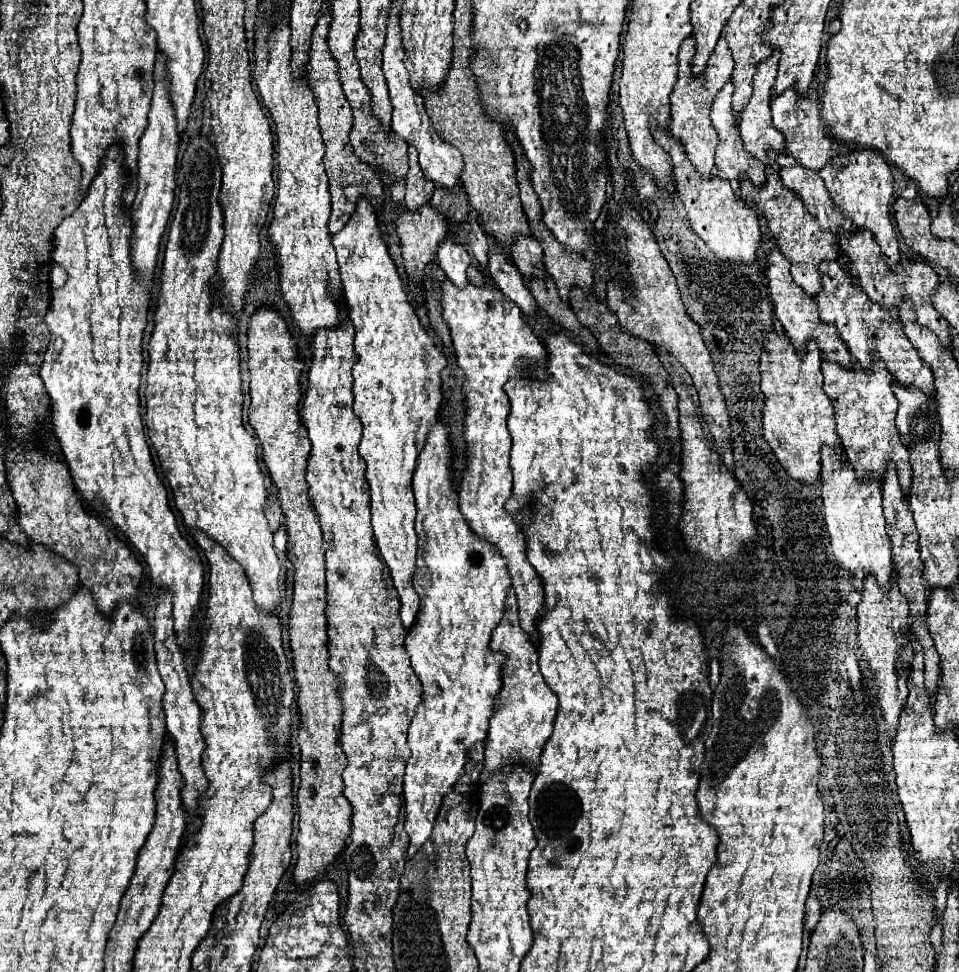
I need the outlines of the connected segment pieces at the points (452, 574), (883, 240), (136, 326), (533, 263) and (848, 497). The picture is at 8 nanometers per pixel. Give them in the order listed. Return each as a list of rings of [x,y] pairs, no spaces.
[[[441,408],[441,414],[435,422],[435,426],[429,430],[427,434],[427,440],[425,440],[425,448],[421,450],[421,454],[417,456],[417,466],[415,466],[415,472],[413,472],[413,494],[415,494],[415,502],[417,502],[417,518],[415,518],[415,530],[417,530],[417,568],[415,568],[415,574],[413,574],[413,588],[415,592],[419,594],[421,602],[419,602],[419,612],[417,612],[417,618],[415,618],[415,624],[409,628],[407,632],[407,638],[405,638],[405,650],[411,658],[411,666],[413,666],[413,672],[417,674],[419,682],[423,684],[423,702],[417,706],[415,710],[415,716],[413,716],[413,722],[409,726],[409,748],[411,748],[411,758],[407,762],[407,770],[405,770],[405,784],[403,784],[403,796],[405,796],[405,806],[407,806],[407,822],[405,822],[405,830],[411,838],[411,844],[409,844],[409,850],[407,854],[413,856],[421,846],[423,842],[431,836],[431,830],[433,830],[433,824],[435,824],[435,816],[439,812],[439,806],[441,806],[441,798],[445,794],[451,792],[453,784],[457,782],[457,778],[463,774],[463,766],[467,762],[467,750],[475,744],[475,742],[481,742],[487,738],[487,730],[489,730],[489,718],[493,716],[493,708],[495,708],[495,696],[499,694],[501,690],[501,666],[503,666],[503,654],[499,652],[493,652],[489,648],[489,640],[491,640],[491,632],[495,630],[495,626],[499,624],[499,620],[503,618],[503,612],[505,612],[505,598],[507,598],[507,590],[511,586],[511,578],[507,574],[507,562],[503,560],[503,556],[499,554],[499,550],[495,550],[495,546],[491,546],[489,542],[483,542],[473,530],[471,526],[467,524],[467,520],[463,518],[461,510],[459,510],[459,496],[457,496],[457,490],[453,488],[453,448],[451,448],[451,440],[449,440],[449,430],[443,422],[443,412],[445,408]]]
[[[851,150],[849,154],[841,154],[839,158],[831,158],[827,166],[823,166],[821,176],[825,180],[825,186],[835,202],[835,208],[839,208],[857,228],[867,228],[873,232],[877,244],[881,246],[883,260],[887,266],[893,266],[899,262],[899,244],[897,236],[891,224],[889,216],[889,202],[893,194],[893,174],[883,156],[879,156],[877,150]]]
[[[107,150],[107,158],[103,158],[103,170],[99,170],[99,178],[91,182],[87,198],[83,198],[79,208],[71,216],[63,218],[53,232],[51,258],[55,264],[67,270],[67,282],[63,288],[53,290],[51,306],[45,314],[51,340],[41,366],[41,380],[51,398],[55,436],[71,468],[75,488],[93,512],[109,518],[143,554],[155,588],[165,588],[173,596],[175,632],[179,644],[185,648],[189,644],[189,624],[199,606],[203,590],[203,564],[197,550],[189,546],[177,528],[175,516],[167,502],[167,490],[155,472],[143,434],[137,390],[141,382],[141,338],[147,324],[149,294],[143,290],[135,268],[131,266],[131,210],[119,204],[123,182],[127,182],[127,174],[123,174],[123,158],[119,158],[119,150]]]
[[[517,236],[511,244],[511,260],[525,278],[539,276],[539,264],[543,262],[541,244],[533,236]]]
[[[823,446],[821,450],[821,498],[825,504],[825,522],[831,536],[835,560],[855,572],[861,568],[865,574],[875,574],[883,590],[889,590],[891,578],[891,540],[885,530],[881,486],[877,482],[859,482],[853,466],[849,466],[847,454],[837,454],[833,448]]]

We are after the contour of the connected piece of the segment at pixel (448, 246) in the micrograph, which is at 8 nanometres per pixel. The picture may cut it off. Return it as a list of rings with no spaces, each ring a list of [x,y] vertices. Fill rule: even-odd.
[[[445,238],[437,248],[437,260],[443,272],[447,274],[447,278],[455,286],[461,288],[469,282],[465,272],[467,272],[467,266],[471,264],[471,256],[463,246],[459,246],[457,242],[451,242],[451,238]]]

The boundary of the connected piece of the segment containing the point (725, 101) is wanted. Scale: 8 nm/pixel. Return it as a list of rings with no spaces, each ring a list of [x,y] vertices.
[[[727,82],[715,96],[713,100],[713,108],[711,108],[711,122],[719,134],[719,146],[717,146],[717,152],[715,152],[715,168],[717,168],[717,174],[725,180],[731,180],[733,184],[737,184],[741,180],[741,176],[747,176],[751,178],[755,184],[763,184],[765,182],[765,166],[763,162],[751,158],[751,154],[747,154],[743,150],[743,140],[739,138],[739,122],[733,114],[733,108],[731,108],[731,96],[733,96],[733,82]]]

